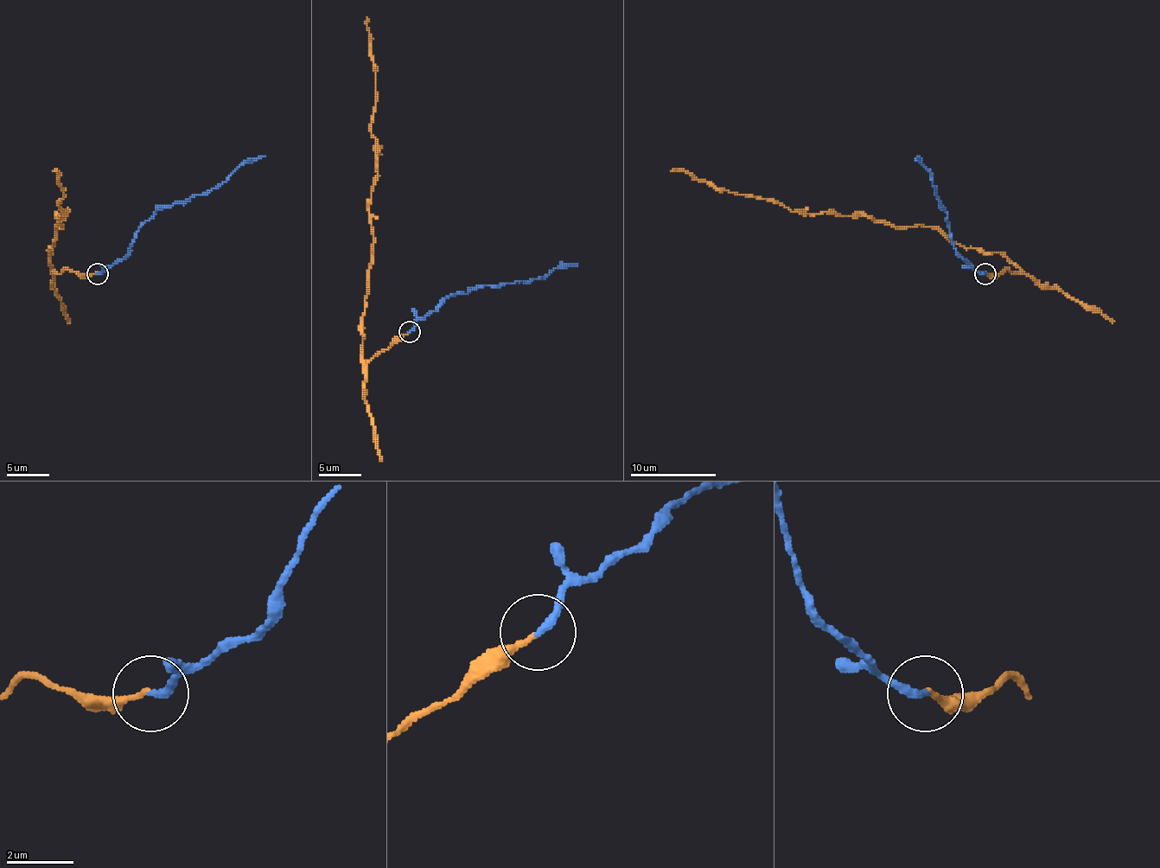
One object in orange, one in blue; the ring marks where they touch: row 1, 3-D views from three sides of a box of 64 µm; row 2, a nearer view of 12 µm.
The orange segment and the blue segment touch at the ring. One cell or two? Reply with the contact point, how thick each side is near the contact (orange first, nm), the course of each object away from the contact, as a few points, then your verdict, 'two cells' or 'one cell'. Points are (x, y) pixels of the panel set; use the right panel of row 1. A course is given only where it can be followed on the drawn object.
place (985, 273); calibres 160 and 240 nm; course orange (985, 271), (1018, 267), (998, 252), (953, 244), (939, 229), (799, 213), (671, 171); course blue (985, 274), (977, 271), (956, 252), (952, 233), (936, 197), (932, 175), (917, 156); one cell

